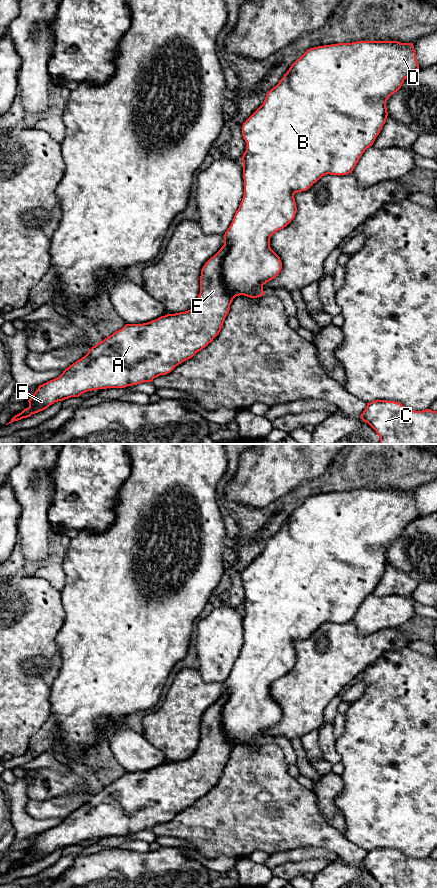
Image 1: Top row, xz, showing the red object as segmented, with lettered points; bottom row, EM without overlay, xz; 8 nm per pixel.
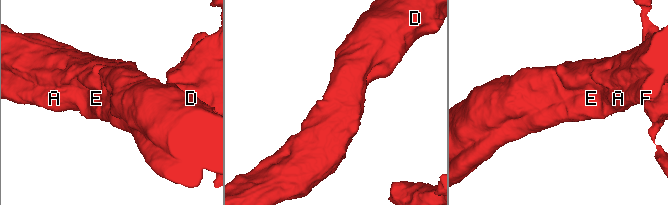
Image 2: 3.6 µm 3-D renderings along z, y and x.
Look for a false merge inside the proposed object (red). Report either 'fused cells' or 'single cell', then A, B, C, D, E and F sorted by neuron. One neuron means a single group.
single cell; groups A B C D E F

